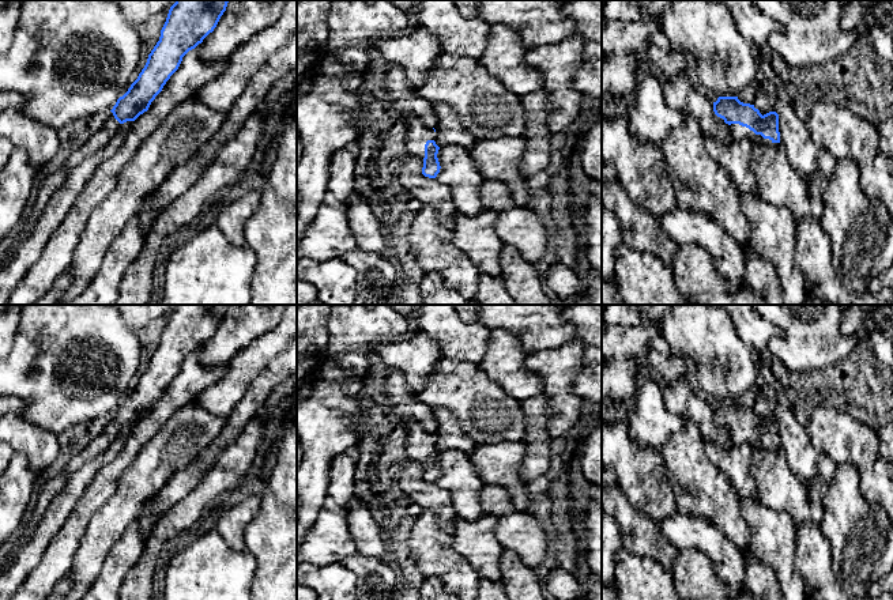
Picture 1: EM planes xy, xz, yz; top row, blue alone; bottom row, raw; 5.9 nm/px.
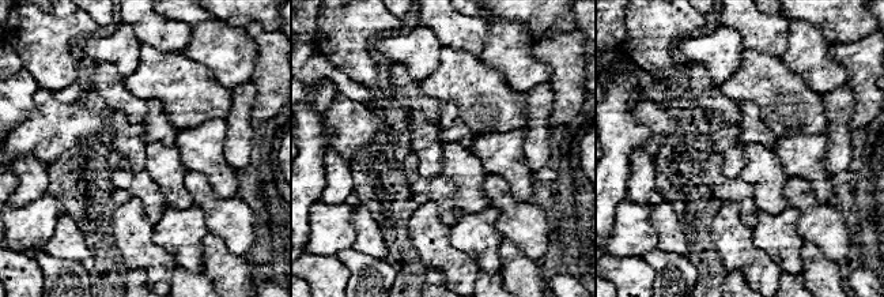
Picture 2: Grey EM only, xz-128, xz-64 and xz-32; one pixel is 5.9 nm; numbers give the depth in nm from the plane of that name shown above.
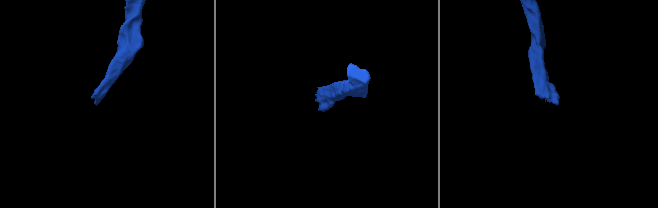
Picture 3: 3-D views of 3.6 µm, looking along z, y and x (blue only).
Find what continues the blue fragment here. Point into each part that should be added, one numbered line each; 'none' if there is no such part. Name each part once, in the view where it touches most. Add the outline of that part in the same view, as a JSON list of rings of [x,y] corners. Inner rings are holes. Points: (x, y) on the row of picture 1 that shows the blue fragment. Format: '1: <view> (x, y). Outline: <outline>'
1: yz (737, 131). Outline: [[[727,124],[728,125],[728,124]],[[731,124],[728,125],[728,131],[732,136],[734,140],[741,140],[741,139],[749,139],[751,143],[754,143],[754,140],[757,137],[761,137],[762,141],[766,144],[766,146],[773,146],[776,143],[773,143],[772,140],[769,139],[764,139],[761,135],[756,135],[753,131],[750,131],[749,128],[746,127],[742,127],[739,124]]]

